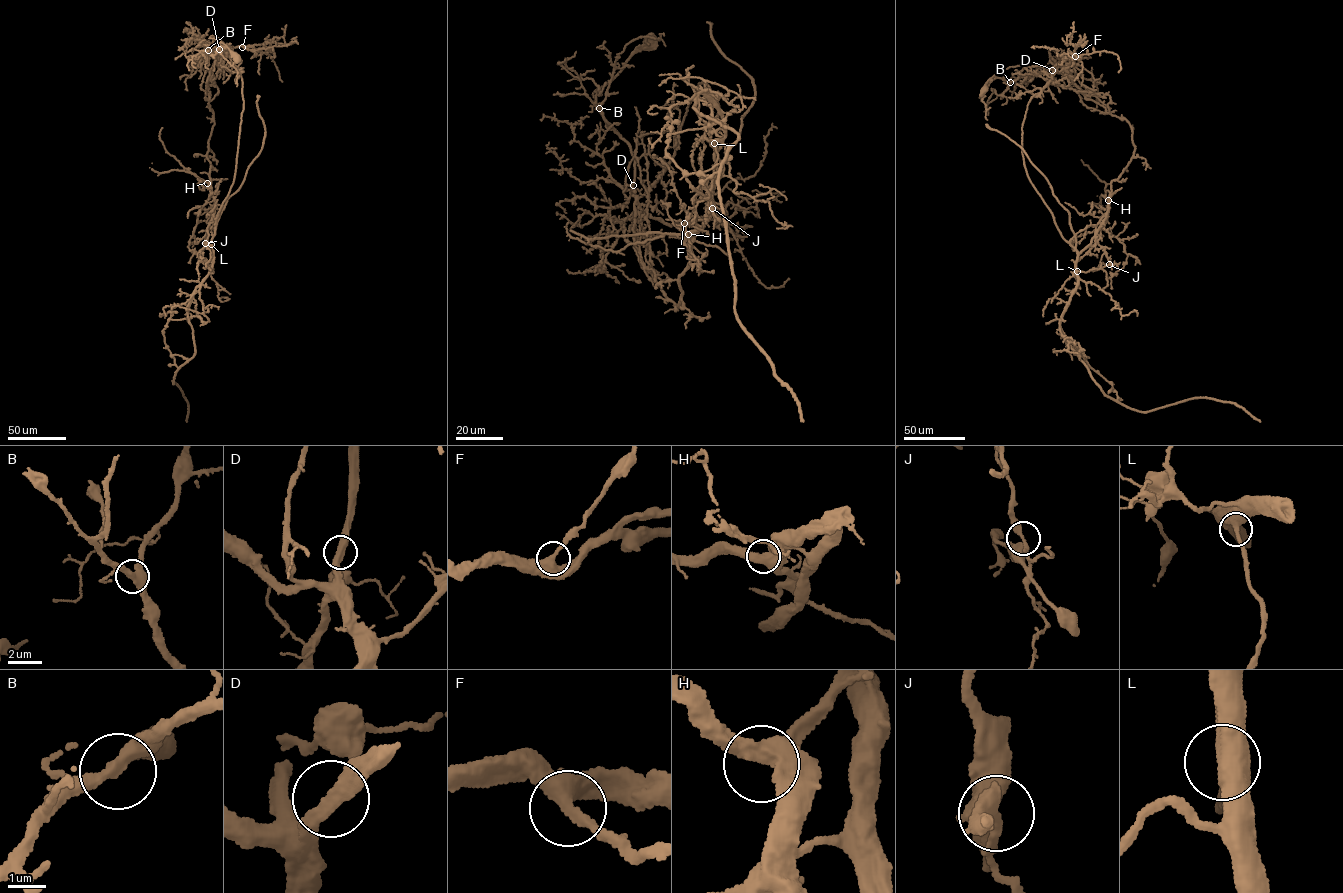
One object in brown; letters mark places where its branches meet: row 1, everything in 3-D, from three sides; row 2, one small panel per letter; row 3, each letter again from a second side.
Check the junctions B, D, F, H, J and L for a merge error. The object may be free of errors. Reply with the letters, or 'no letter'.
J

